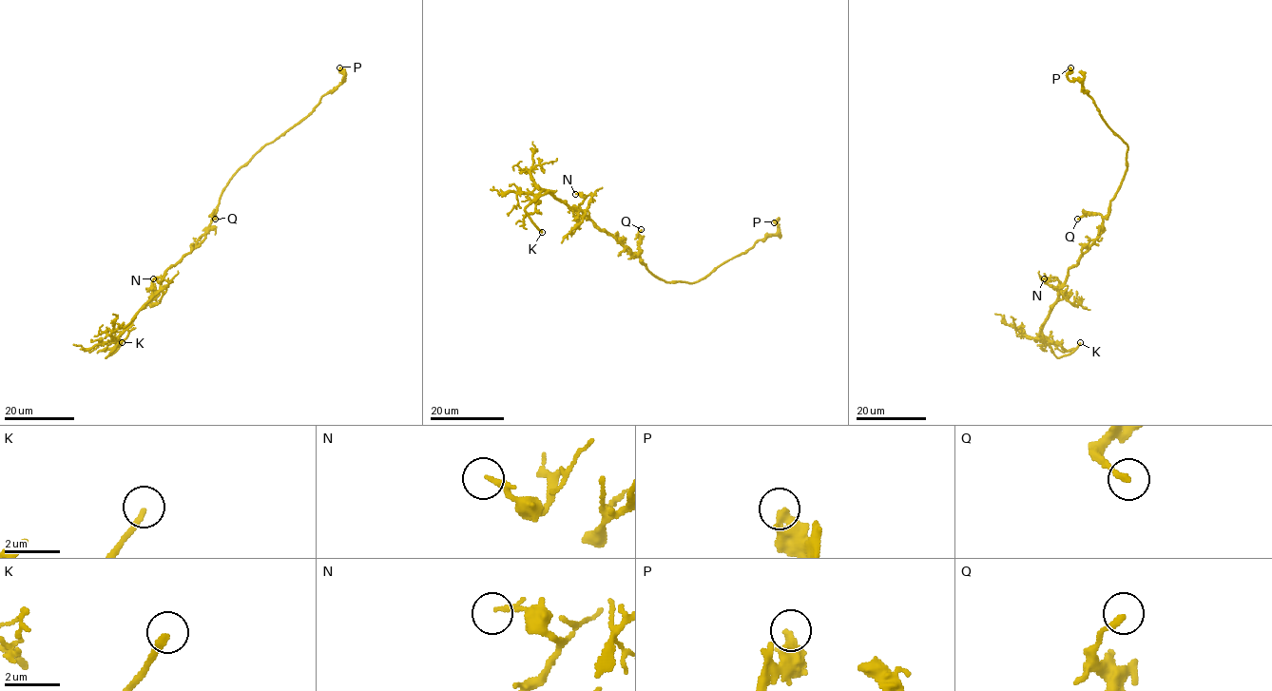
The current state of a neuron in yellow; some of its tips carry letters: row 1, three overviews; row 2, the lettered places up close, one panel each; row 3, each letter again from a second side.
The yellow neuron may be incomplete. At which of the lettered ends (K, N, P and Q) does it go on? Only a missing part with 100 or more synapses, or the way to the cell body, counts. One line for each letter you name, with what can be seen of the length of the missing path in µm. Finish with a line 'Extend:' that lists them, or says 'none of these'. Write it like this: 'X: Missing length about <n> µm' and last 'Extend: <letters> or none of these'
K: Missing length about 50 µm
Extend: K

